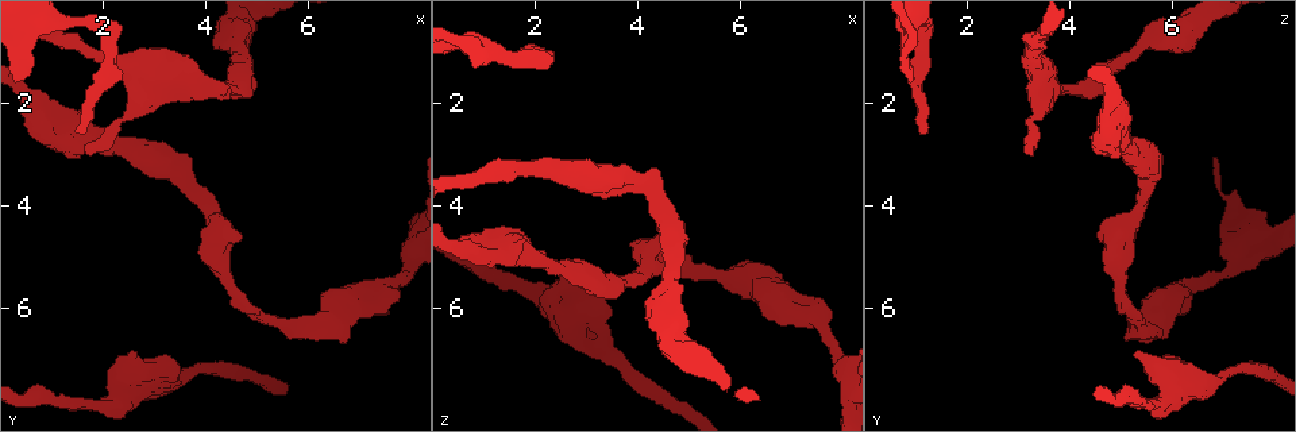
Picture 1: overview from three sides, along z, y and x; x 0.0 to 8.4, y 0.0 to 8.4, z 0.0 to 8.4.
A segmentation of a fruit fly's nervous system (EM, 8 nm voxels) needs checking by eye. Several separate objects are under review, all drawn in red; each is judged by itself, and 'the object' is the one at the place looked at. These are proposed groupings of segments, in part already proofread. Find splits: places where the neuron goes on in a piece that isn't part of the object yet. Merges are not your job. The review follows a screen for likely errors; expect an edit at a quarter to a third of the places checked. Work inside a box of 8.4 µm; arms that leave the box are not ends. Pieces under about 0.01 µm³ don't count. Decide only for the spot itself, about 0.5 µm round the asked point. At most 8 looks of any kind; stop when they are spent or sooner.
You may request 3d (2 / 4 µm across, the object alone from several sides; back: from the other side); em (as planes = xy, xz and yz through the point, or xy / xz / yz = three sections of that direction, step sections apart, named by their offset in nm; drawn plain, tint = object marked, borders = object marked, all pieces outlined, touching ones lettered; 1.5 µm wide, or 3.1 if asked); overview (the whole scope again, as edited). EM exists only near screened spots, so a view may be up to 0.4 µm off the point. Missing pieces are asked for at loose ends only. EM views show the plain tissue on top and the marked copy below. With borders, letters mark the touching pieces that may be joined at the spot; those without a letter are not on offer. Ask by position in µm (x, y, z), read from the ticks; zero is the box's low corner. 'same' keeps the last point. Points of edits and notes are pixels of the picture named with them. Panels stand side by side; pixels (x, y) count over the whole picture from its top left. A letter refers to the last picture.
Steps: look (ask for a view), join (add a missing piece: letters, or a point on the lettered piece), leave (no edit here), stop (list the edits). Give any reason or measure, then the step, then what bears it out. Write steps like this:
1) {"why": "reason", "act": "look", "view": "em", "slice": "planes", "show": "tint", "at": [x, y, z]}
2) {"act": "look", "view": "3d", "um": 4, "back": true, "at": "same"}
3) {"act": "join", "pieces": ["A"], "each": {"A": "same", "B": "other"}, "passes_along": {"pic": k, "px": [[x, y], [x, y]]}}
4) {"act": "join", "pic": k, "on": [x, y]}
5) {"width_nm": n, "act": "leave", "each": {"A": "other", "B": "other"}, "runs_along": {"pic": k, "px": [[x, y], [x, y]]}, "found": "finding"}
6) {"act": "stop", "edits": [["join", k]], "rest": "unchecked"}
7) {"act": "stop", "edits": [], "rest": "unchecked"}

{"why": "long arm stops here", "act": "look", "view": "3d", "um": 2, "at": [1.50, 2.60, 1.20]}

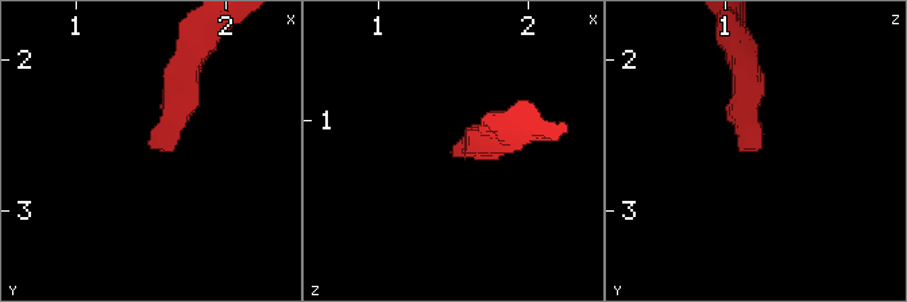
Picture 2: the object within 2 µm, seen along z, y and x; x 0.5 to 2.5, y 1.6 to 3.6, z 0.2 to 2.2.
{"act": "look", "view": "em", "slice": "planes", "show": "borders", "at": [1.52, 2.56, 1.24]}

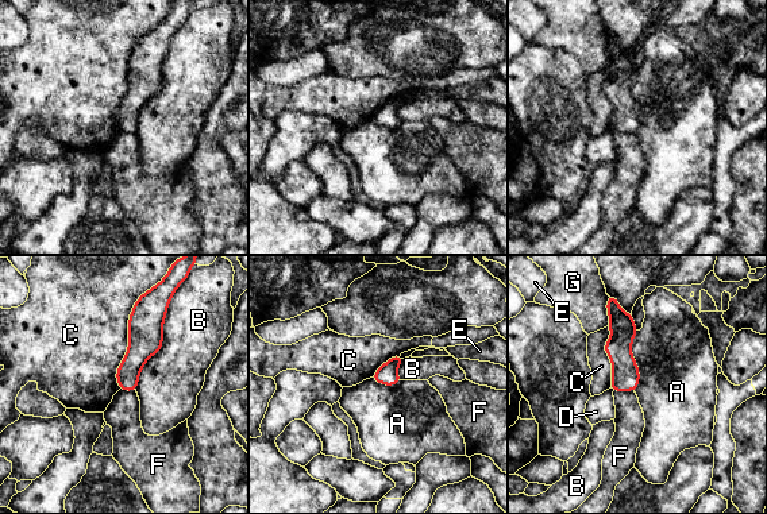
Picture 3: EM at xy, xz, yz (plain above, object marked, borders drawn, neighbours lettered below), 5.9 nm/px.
{"act": "leave", "each": {"A": "other", "B": "other", "C": "other", "D": "other", "E": "other", "F": "other", "G": "other"}, "border": {"pic": 3, "px": [[639, 331], [635, 391]]}, "found": "no lettered piece goes on from it"}

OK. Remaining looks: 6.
{"why": "an open end", "act": "look", "view": "em", "slice": "xy", "step": 8, "show": "tint", "at": [1.60, 2.90, 3.10]}

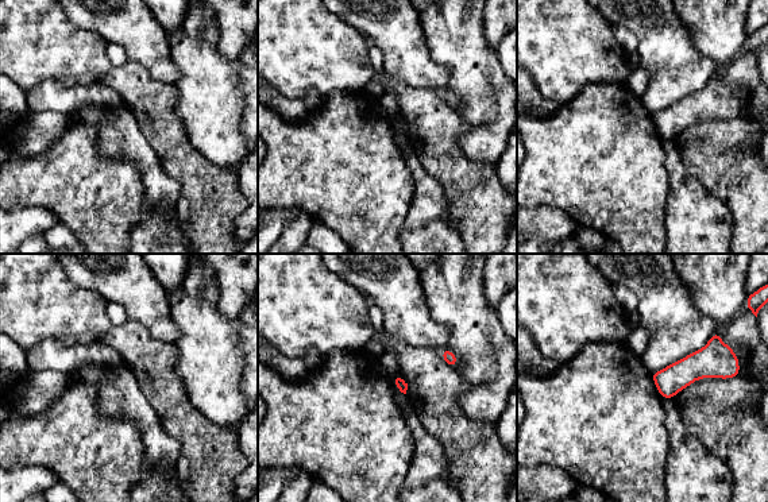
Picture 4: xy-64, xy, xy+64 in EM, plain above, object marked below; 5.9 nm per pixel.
{"act": "look", "view": "em", "slice": "planes", "show": "borders", "at": "same"}

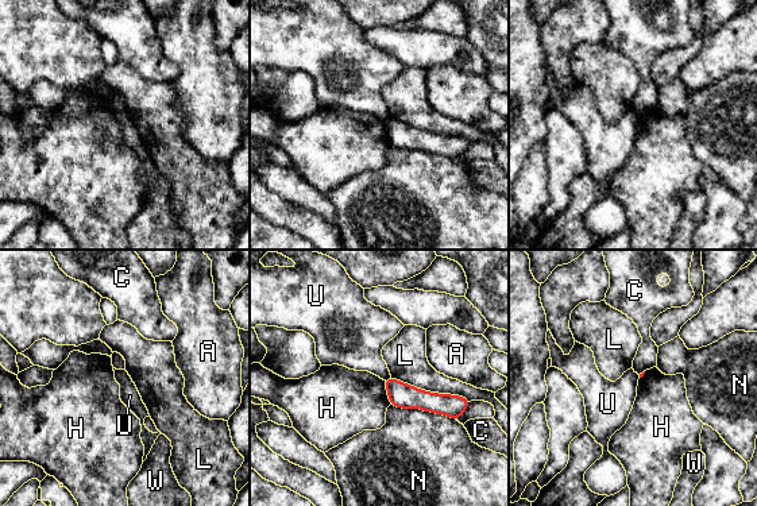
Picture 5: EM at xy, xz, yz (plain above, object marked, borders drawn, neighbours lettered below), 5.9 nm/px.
{"act": "leave", "each": {"A": "other", "C": "other", "H": "other", "L": "other", "N": "other", "U": "other", "W": "other"}, "border": {"pic": 5, "px": [[390, 375], [385, 381]]}, "found": "no lettered piece goes on from it"}

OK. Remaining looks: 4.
{"why": "stops while still wide", "act": "look", "view": "3d", "um": 2, "at": [4.65, 4.65, 4.60]}

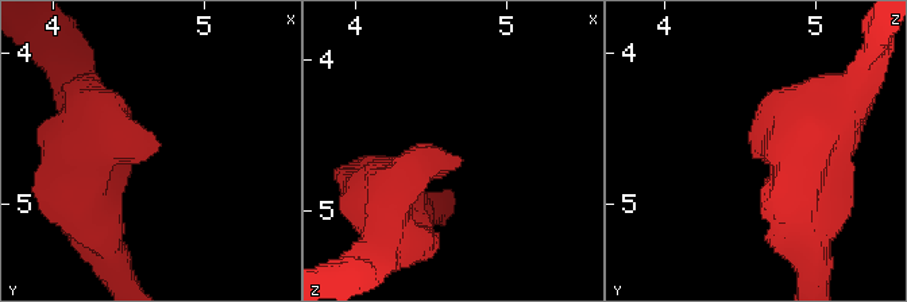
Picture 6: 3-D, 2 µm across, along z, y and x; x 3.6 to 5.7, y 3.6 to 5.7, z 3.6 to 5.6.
{"why": "now the EM", "act": "look", "view": "em", "slice": "xy", "step": 4, "show": "tint", "at": [4.66, 4.62, 4.64]}

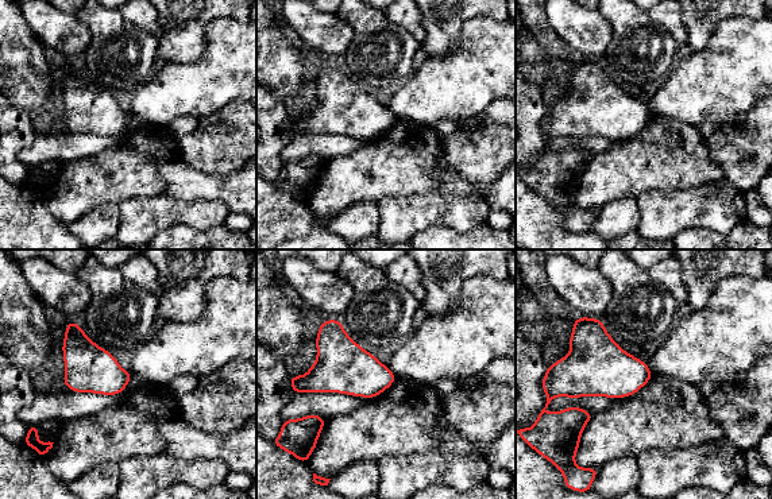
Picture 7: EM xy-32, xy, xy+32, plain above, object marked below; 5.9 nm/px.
{"why": "cut it another way", "act": "look", "view": "em", "slice": "planes", "show": "borders", "at": "same"}

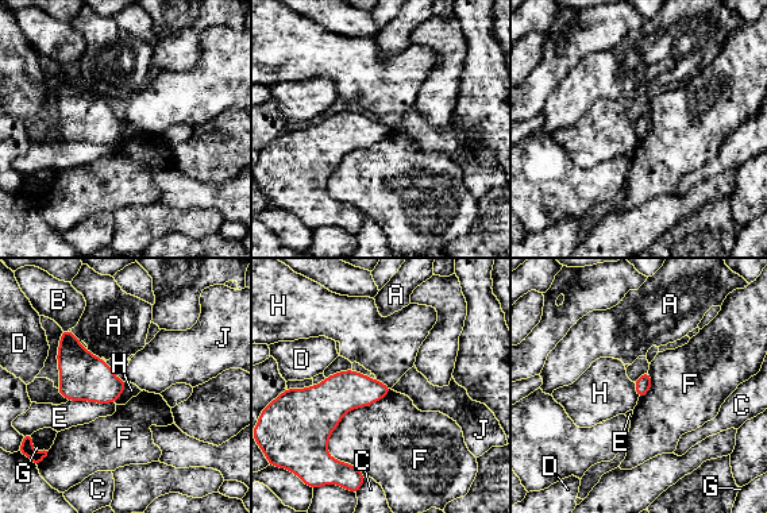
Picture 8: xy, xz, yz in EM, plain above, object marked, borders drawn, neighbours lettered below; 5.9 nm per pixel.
{"act": "leave", "each": {"A": "other", "B": "other", "C": "other", "D": "other", "E": "other", "F": "other", "G": "other", "H": "other", "J": "other"}, "border": {"pic": 8, "px": [[127, 382], [123, 393], [114, 402]]}, "found": "no lettered piece goes on from it"}

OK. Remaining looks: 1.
{"act": "stop", "edits": [], "rest": "unchecked"}

